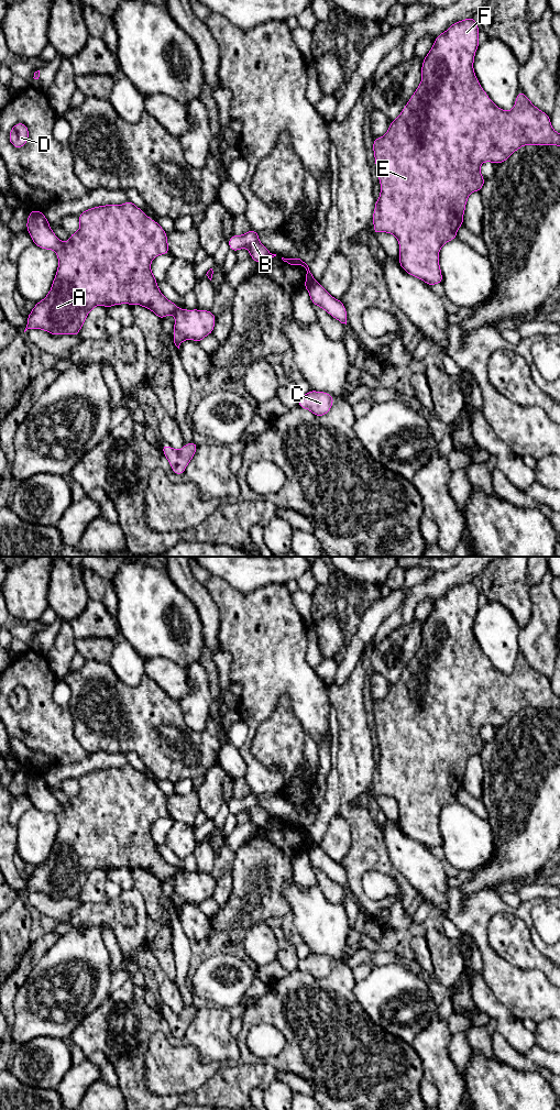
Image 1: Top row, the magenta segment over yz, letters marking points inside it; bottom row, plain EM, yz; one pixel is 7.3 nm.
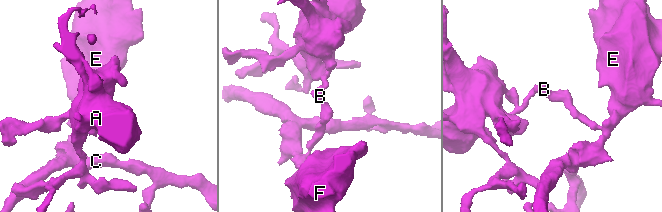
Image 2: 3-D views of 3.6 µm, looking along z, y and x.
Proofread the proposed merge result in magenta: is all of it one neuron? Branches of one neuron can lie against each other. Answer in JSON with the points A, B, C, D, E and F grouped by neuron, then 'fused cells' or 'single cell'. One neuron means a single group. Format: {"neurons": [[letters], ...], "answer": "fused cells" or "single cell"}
{"neurons": [["A", "B", "D"], ["C", "E", "F"]], "answer": "fused cells"}

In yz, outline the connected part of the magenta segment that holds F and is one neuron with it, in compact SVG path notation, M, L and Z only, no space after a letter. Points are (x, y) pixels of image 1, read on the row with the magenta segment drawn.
M473 17L458 21L439 34L424 58L421 83L404 107L399 117L391 121L388 131L373 140L373 152L381 184L380 198L375 200L372 216L373 233L394 234L399 243L399 265L409 275L429 286L442 284L439 251L443 244L457 239L457 230L463 226L463 215L469 195L481 191L485 178L480 173L483 162L503 163L519 147L532 145L560 146L550 117L535 107L519 90L510 111L499 109L482 89L473 69L474 55L479 47L479 24Z

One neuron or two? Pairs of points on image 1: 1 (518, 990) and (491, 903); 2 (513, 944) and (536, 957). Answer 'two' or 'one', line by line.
1: one
2: one

